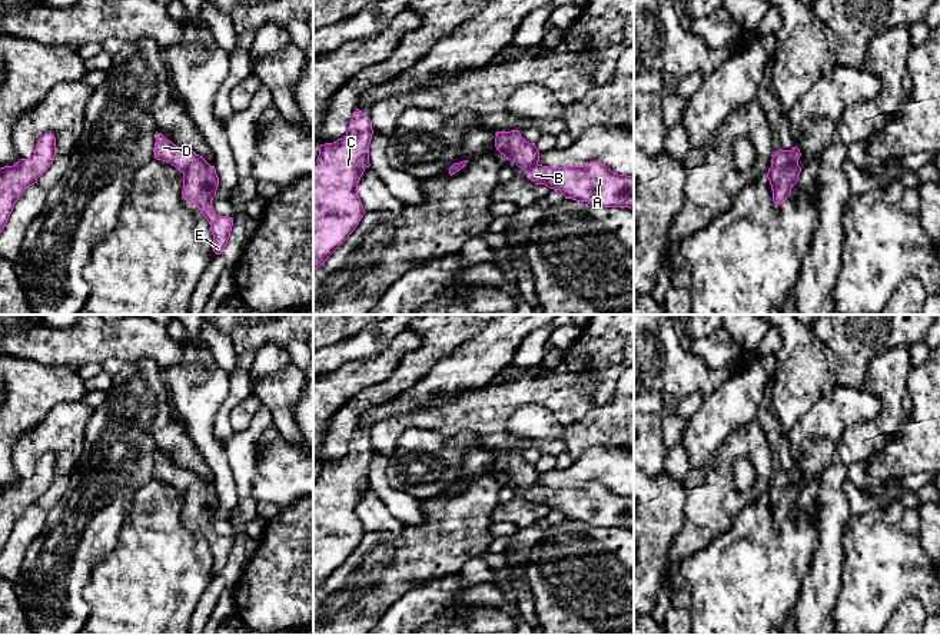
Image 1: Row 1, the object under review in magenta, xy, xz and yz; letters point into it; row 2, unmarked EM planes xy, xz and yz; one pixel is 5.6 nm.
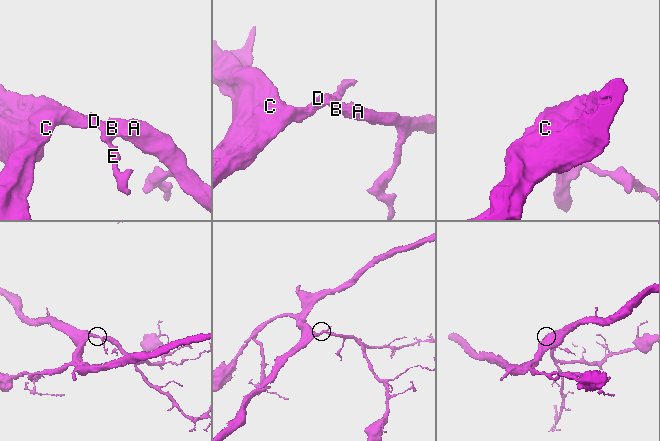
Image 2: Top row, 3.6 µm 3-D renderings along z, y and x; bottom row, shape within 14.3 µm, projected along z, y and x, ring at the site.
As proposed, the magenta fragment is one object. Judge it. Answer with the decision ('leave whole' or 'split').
leave whole

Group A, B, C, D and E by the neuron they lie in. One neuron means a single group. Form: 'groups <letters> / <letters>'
groups A B C D E

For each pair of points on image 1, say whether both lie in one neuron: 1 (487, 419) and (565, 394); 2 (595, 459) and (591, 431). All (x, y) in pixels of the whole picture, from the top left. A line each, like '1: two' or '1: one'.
1: one
2: two

